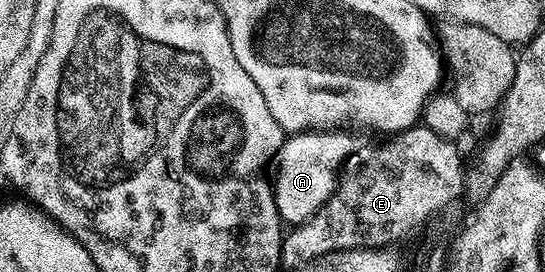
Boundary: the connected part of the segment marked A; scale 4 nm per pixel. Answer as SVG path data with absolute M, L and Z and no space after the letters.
M346 128L307 130L291 133L283 141L276 155L278 175L272 178L274 207L278 209L279 219L283 223L306 222L332 196L336 172L343 169L346 159L360 146L360 142L350 134L353 133Z

